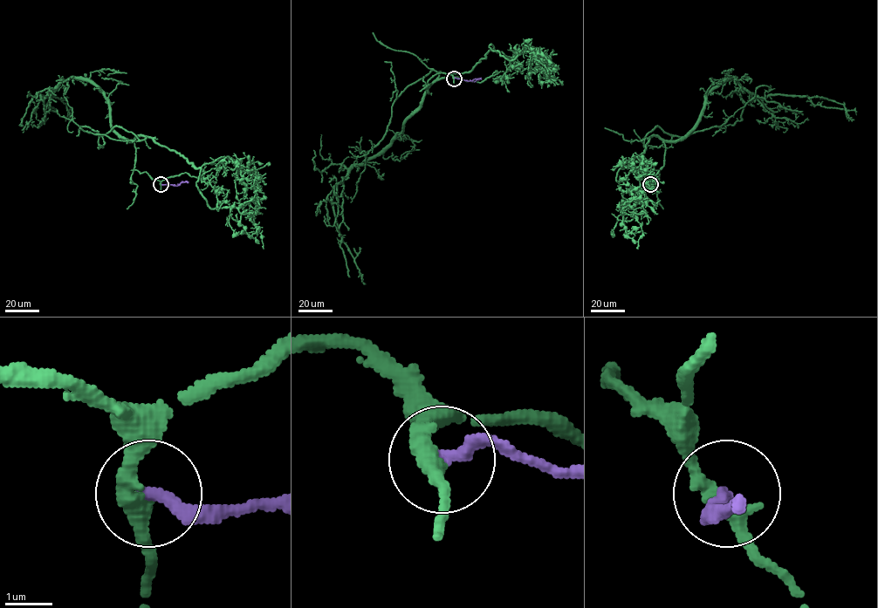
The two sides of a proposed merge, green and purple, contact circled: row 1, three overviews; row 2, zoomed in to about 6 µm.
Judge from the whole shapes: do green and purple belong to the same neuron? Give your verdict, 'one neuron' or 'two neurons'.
two neurons

